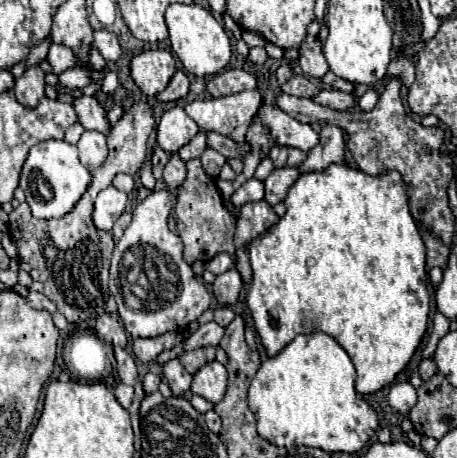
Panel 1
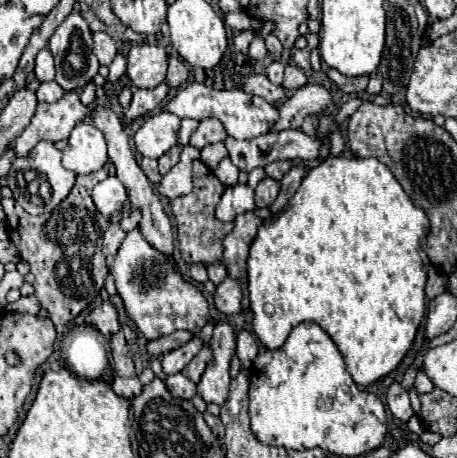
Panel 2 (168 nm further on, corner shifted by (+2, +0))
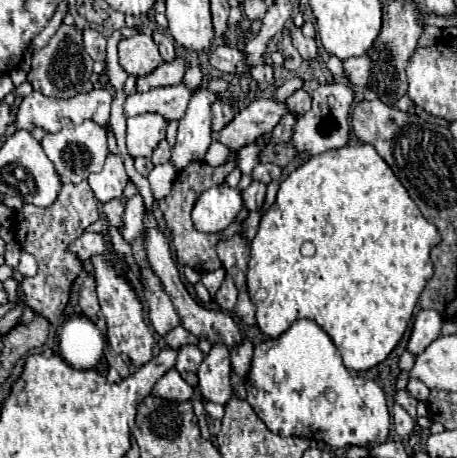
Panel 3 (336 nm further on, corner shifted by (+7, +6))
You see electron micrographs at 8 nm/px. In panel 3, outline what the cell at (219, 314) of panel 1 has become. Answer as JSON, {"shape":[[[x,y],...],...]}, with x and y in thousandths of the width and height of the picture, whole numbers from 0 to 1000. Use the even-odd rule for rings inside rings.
{"shape":[[[466,751],[462,769],[435,799],[435,847],[444,869],[475,882],[497,882],[510,865],[505,786],[492,751]]]}

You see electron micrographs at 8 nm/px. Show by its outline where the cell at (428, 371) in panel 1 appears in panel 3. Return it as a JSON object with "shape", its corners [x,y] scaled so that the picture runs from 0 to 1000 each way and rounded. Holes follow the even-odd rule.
{"shape":[[[899,825],[899,830],[895,830],[895,838],[891,838],[891,856],[895,856],[895,865],[904,865],[908,873],[934,878],[934,869],[939,869],[939,856],[943,856],[943,852],[939,852],[921,830]]]}

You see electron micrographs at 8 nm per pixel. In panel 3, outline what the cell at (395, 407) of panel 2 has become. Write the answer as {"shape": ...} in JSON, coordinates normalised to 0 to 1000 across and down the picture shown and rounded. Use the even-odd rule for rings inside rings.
{"shape":[[[869,882],[860,886],[860,930],[877,956],[895,956],[895,948],[904,943],[904,913]]]}

